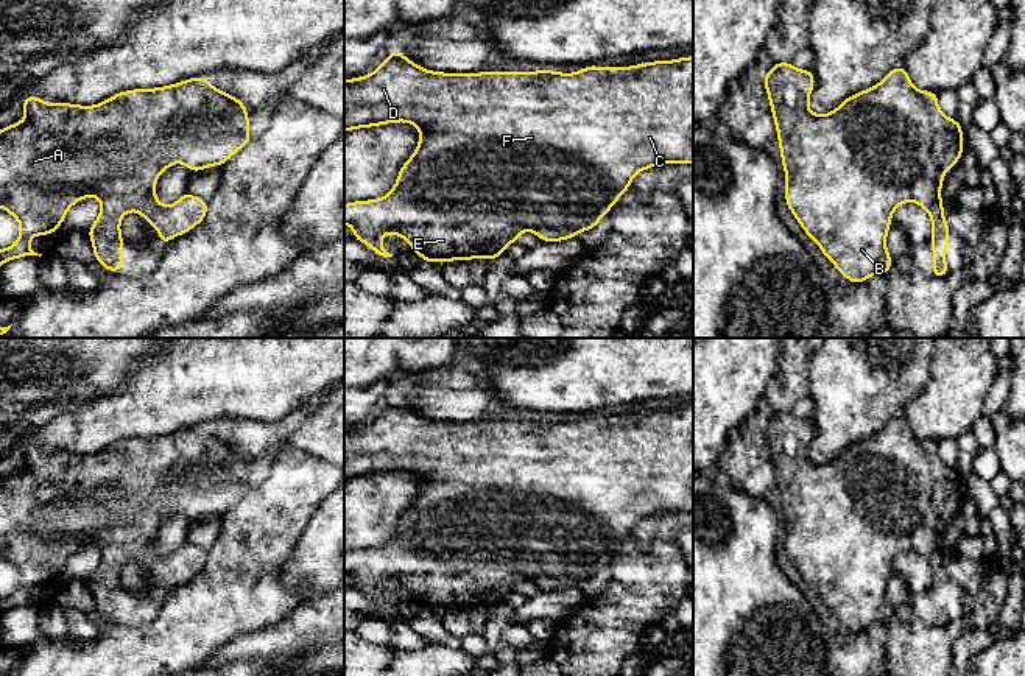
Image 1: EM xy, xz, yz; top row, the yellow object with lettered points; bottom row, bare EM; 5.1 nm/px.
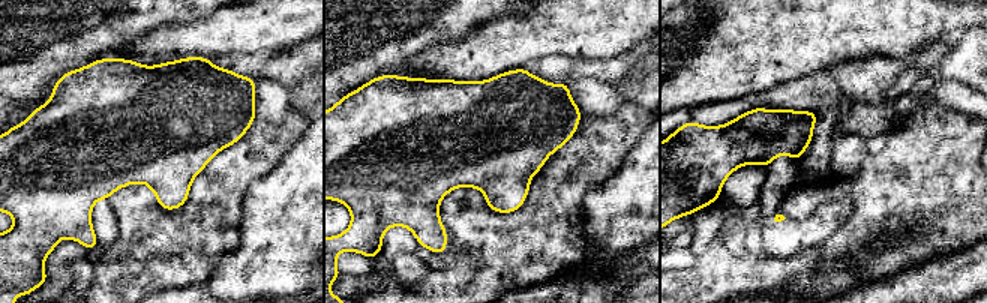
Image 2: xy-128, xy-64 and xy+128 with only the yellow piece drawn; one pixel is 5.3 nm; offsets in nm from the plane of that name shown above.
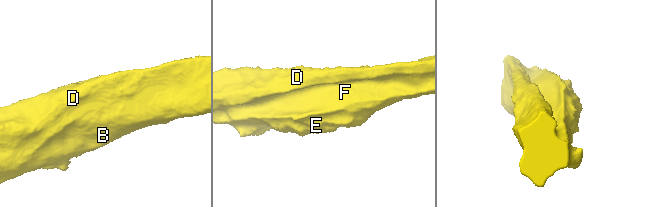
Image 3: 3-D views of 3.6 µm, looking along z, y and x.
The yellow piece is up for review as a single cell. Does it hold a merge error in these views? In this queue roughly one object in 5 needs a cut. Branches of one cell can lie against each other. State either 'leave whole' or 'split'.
leave whole

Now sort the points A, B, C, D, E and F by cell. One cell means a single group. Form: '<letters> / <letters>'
A B C D E F

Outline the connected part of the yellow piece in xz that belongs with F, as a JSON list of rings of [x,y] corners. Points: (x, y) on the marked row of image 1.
[[[391,50],[372,73],[344,81],[344,132],[397,121],[421,131],[417,148],[388,195],[344,204],[352,238],[383,257],[393,257],[382,245],[382,237],[391,232],[428,263],[497,260],[525,231],[553,243],[594,229],[642,170],[693,164],[693,56],[632,67],[586,65],[575,73],[550,69],[444,73],[425,70]]]

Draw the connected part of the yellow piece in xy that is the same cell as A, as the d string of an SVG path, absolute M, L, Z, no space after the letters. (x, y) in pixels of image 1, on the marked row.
M206 76L118 92L93 106L44 103L36 95L20 103L25 118L0 129L0 209L20 224L17 241L0 249L0 265L11 259L41 257L31 249L30 238L53 234L75 202L97 196L101 210L87 229L93 255L104 269L118 273L123 269L120 221L126 212L139 212L148 220L159 231L160 246L206 218L209 202L188 192L171 206L159 202L154 185L162 171L174 162L184 164L188 171L221 167L252 140L246 106L213 87Z

